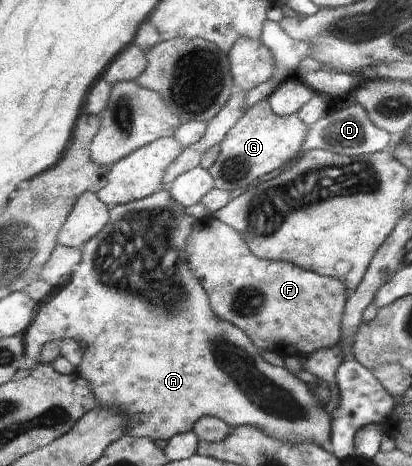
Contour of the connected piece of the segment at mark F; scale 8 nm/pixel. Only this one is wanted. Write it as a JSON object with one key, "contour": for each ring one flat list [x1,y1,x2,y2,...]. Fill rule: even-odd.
{"contour":[[213,216,196,220,185,248,189,256,189,268,193,268,192,272,208,293,213,312,240,328,261,352,275,351,283,358,309,356,321,348,331,348,340,342,341,320,344,319,345,303,348,302,350,293,344,281,309,269,297,268,287,262,261,260,249,252,236,229]]}

